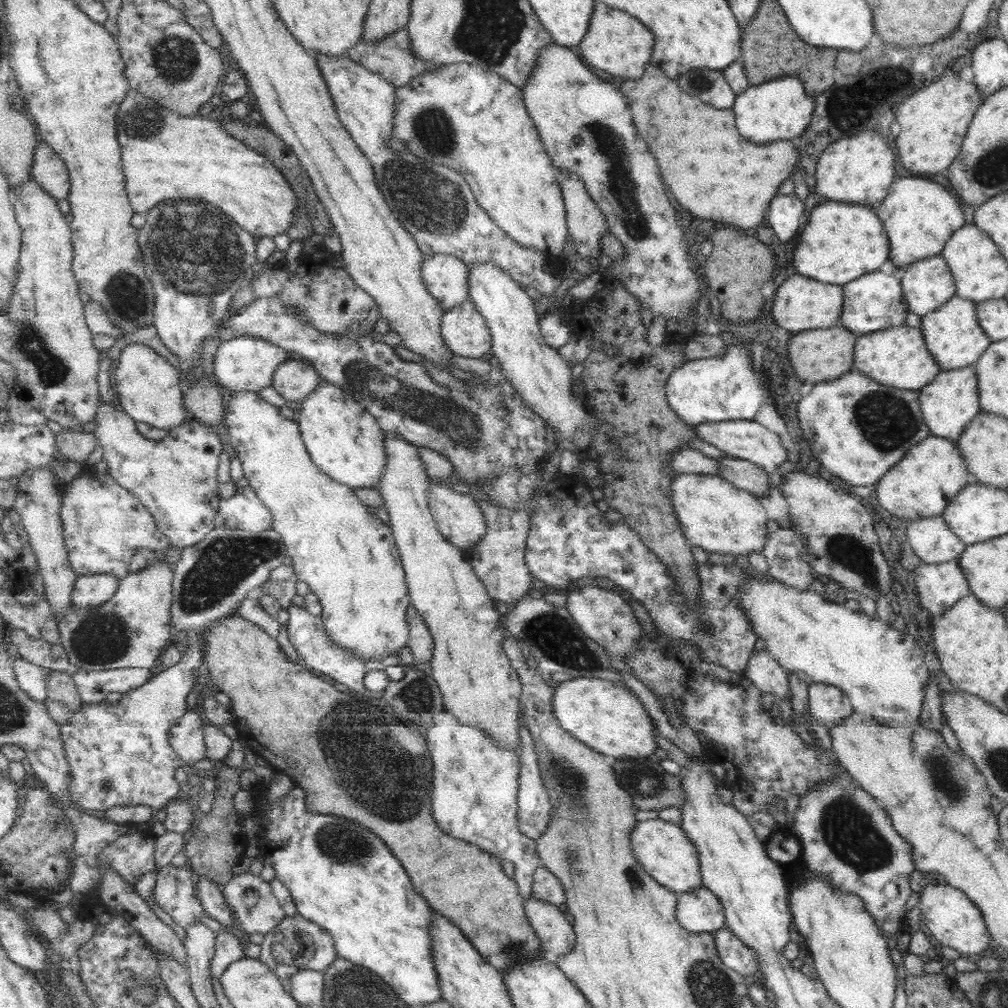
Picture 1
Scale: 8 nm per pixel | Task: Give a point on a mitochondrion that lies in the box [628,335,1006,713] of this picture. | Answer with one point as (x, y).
(887, 422)

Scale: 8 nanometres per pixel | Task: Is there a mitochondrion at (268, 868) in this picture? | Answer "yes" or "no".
no

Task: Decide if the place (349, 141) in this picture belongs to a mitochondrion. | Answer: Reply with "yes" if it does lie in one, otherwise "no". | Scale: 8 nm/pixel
no

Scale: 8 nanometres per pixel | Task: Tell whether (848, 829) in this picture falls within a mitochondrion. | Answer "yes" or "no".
yes

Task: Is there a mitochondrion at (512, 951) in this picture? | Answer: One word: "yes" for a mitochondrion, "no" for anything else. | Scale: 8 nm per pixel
yes

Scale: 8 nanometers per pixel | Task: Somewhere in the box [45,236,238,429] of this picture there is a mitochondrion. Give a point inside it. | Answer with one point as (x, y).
(129, 297)

